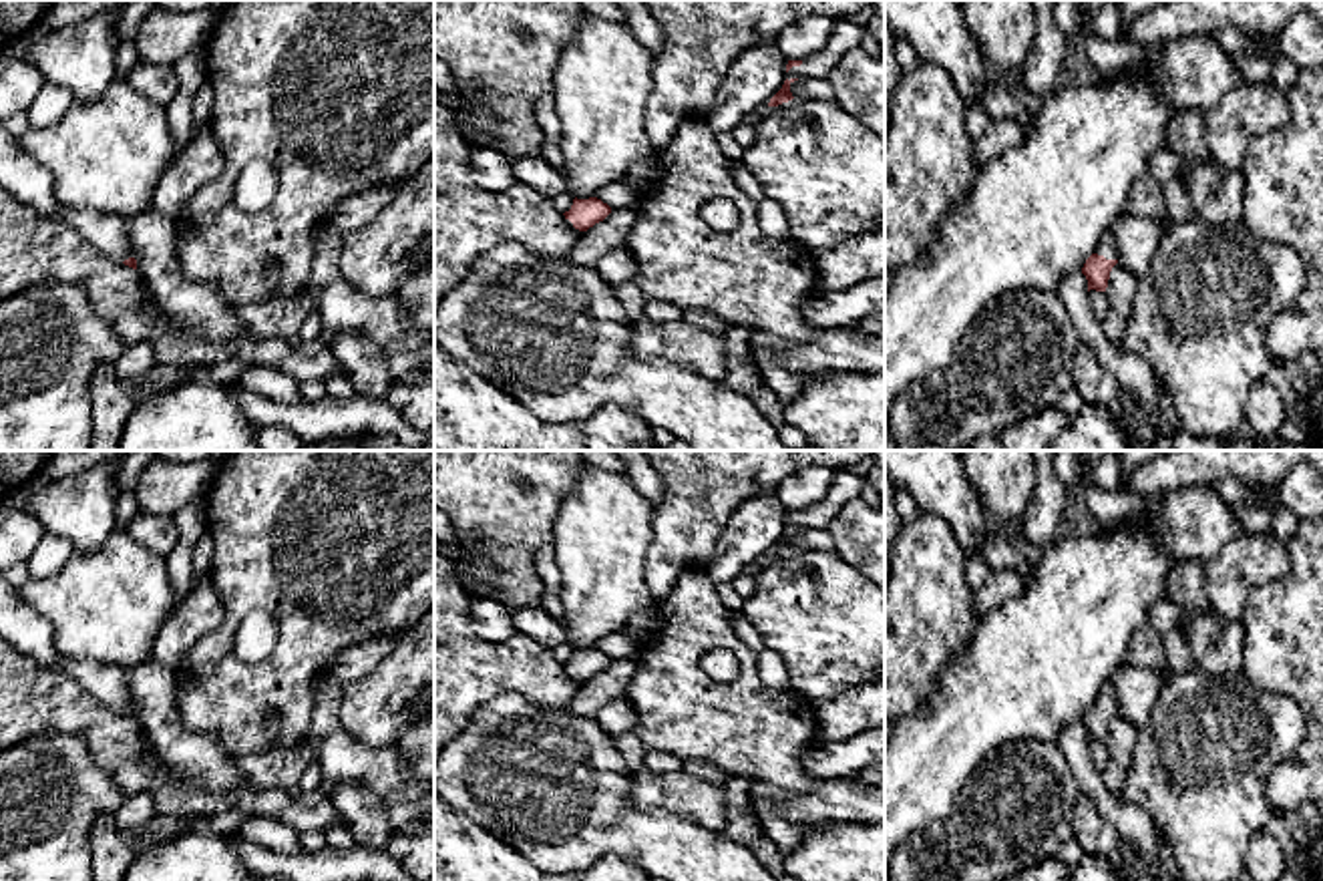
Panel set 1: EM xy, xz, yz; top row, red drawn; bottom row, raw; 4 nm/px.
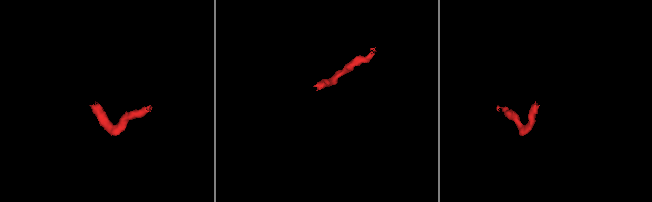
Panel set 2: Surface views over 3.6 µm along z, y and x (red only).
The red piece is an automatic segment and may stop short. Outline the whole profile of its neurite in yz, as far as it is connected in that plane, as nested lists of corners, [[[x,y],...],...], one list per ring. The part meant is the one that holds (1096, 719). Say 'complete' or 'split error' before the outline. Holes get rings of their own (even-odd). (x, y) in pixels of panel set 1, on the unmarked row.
split error | [[[1108,682],[1096,702],[1086,710],[1082,724],[1088,730],[1088,742],[1096,740],[1096,742],[1106,742],[1108,738],[1108,730],[1110,730],[1110,722],[1112,718],[1118,714],[1118,700],[1116,700],[1116,688],[1112,682]]]

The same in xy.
split error | [[[68,658],[62,660],[62,670],[76,678],[103,706],[137,720],[123,670],[94,660]]]

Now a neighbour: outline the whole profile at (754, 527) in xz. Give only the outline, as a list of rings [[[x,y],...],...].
[[[772,497],[744,501],[718,539],[716,555],[704,569],[718,583],[732,583],[752,561],[768,557],[786,529],[786,507]]]

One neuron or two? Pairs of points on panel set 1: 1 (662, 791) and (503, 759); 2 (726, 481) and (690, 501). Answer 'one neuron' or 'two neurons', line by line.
1: two neurons
2: one neuron

